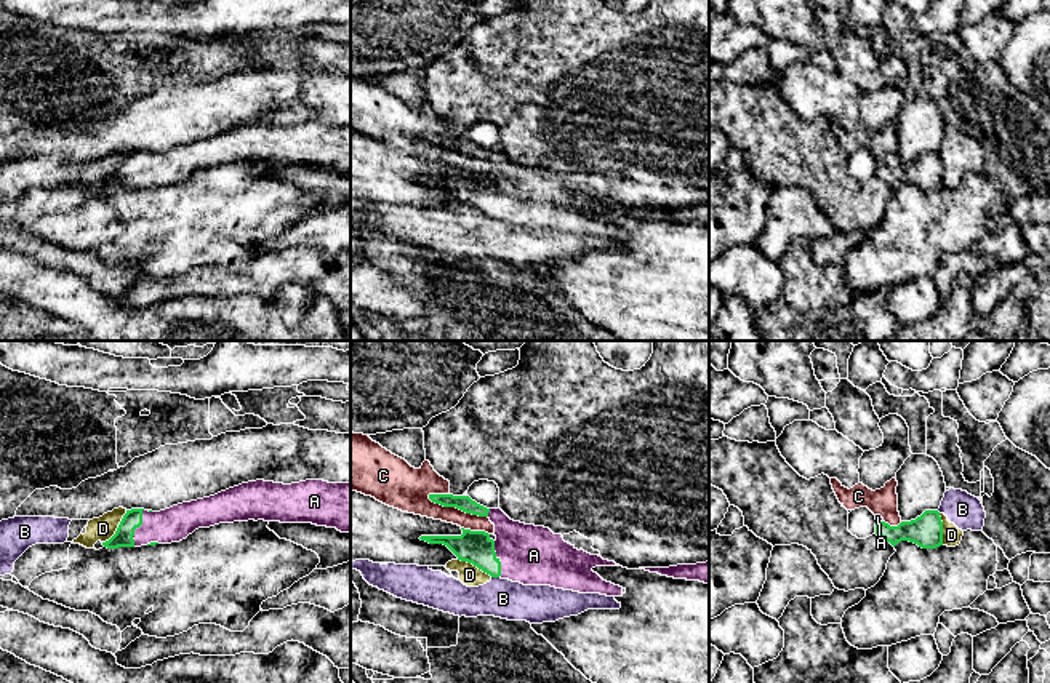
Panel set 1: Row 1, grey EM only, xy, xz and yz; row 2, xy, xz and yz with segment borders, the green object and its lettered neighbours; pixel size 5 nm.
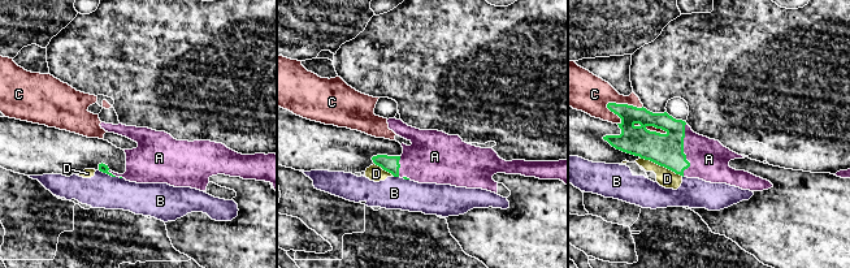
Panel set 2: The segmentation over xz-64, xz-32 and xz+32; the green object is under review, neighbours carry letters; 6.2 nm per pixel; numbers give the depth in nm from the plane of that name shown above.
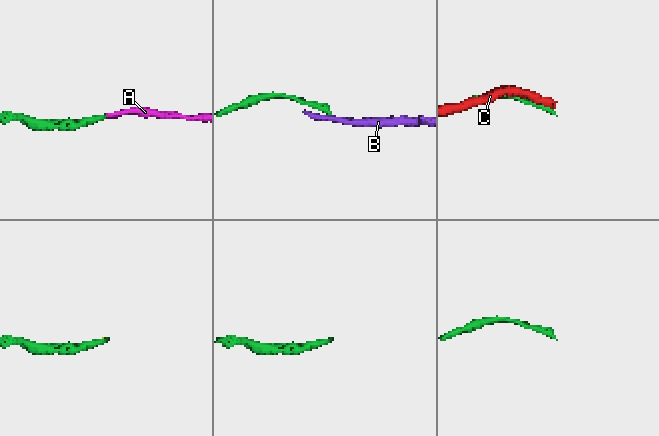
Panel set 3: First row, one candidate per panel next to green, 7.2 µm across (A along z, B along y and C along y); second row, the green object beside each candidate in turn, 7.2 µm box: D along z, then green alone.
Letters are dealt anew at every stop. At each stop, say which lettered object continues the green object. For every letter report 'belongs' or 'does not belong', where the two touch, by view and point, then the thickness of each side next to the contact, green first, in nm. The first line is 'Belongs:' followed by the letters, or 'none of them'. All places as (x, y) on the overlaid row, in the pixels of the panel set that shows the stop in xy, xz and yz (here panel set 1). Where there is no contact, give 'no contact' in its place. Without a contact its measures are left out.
Belongs: A
A: belongs; contact xy (136, 527); calibres 100 and 180 nm
B: does not belong; contact xz (495, 576); calibres 170 and 190 nm
C: does not belong; contact xz (456, 507); calibres 80 and 200 nm
D: does not belong; contact xy (117, 528); calibres 100 and 120 nm

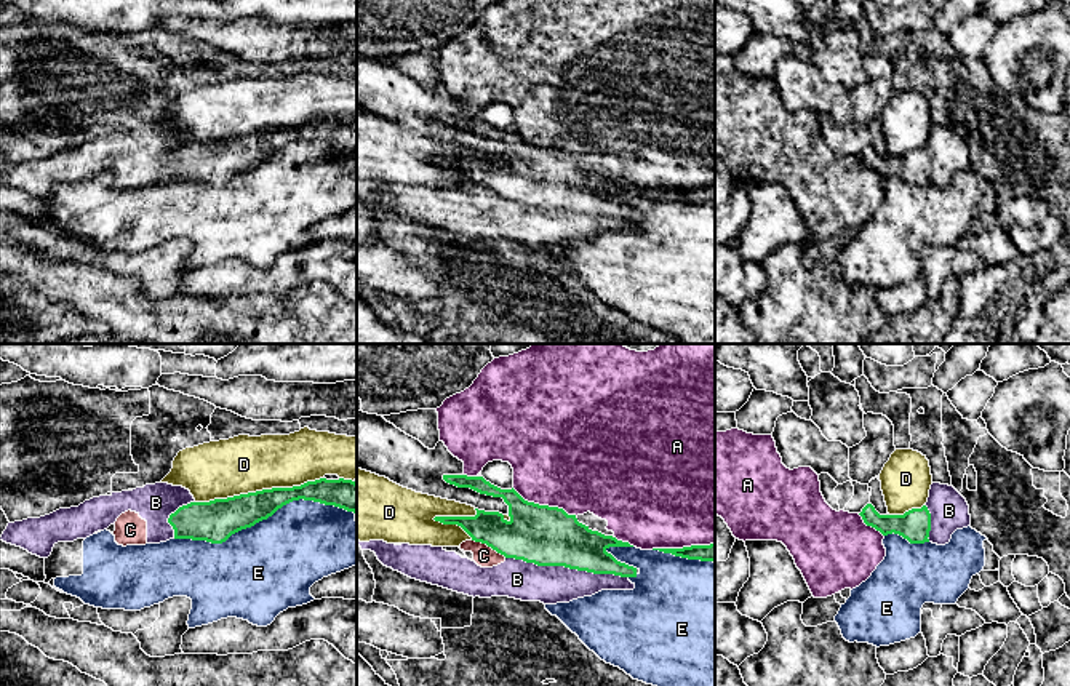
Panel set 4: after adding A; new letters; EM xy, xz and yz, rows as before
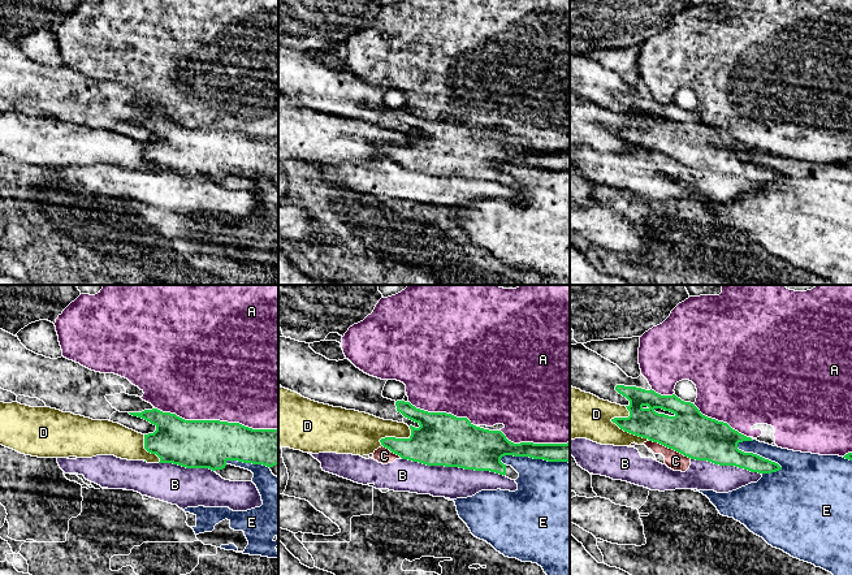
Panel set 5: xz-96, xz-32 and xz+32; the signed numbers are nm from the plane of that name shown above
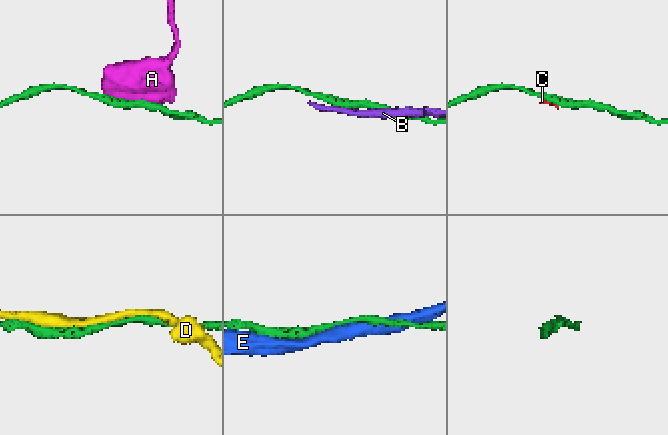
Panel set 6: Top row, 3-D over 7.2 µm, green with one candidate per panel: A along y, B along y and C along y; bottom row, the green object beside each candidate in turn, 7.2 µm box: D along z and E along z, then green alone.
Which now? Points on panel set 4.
Belongs: none of them
A: does not belong; contact xz (544, 506); calibres 300 and 480 nm
B: does not belong; contact xz (566, 566); calibres 300 and 190 nm
C: does not belong; contact xz (490, 546); calibres 300 and 110 nm
D: does not belong; contact xy (258, 491); calibres 200 and 300 nm
E: does not belong; contact xy (264, 518); calibres 220 and 460 nm

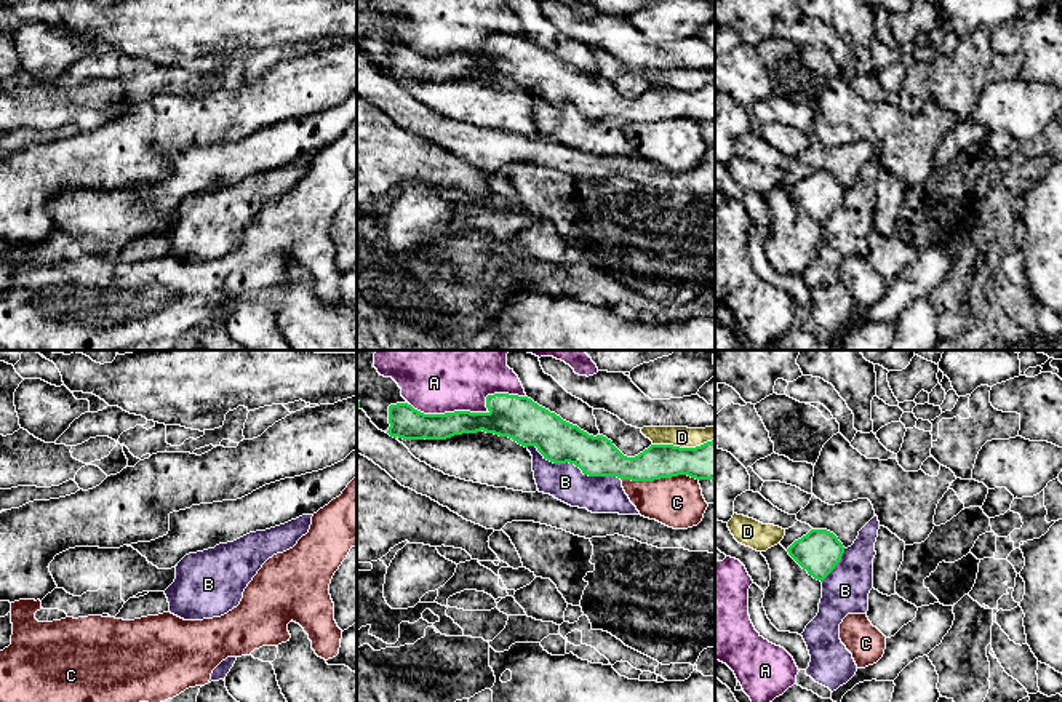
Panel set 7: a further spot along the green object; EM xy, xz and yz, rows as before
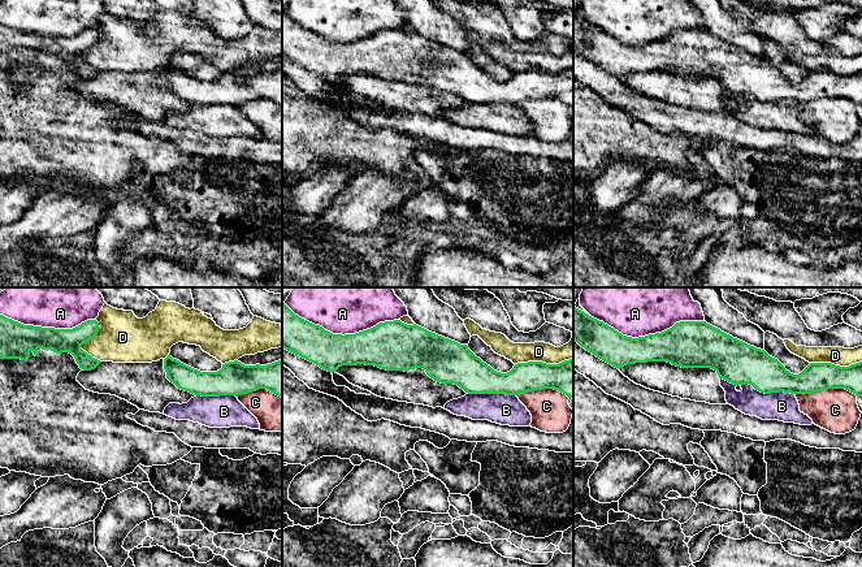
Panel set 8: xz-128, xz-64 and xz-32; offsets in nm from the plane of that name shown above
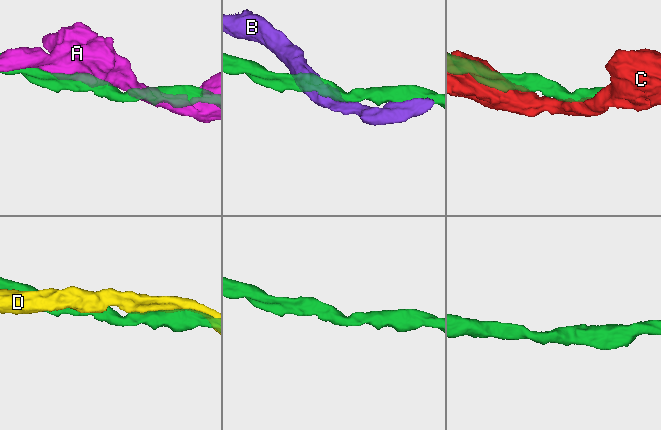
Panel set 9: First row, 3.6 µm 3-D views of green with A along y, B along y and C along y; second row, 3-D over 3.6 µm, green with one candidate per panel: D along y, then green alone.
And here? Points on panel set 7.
Belongs: none of them
A: does not belong; contact xz (474, 413); calibres 220 and 440 nm
B: does not belong; contact xz (574, 464); calibres 220 and 190 nm
C: does not belong; contact xz (659, 478); calibres 180 and 260 nm
D: does not belong; contact xz (683, 448); calibres 190 and 110 nm

